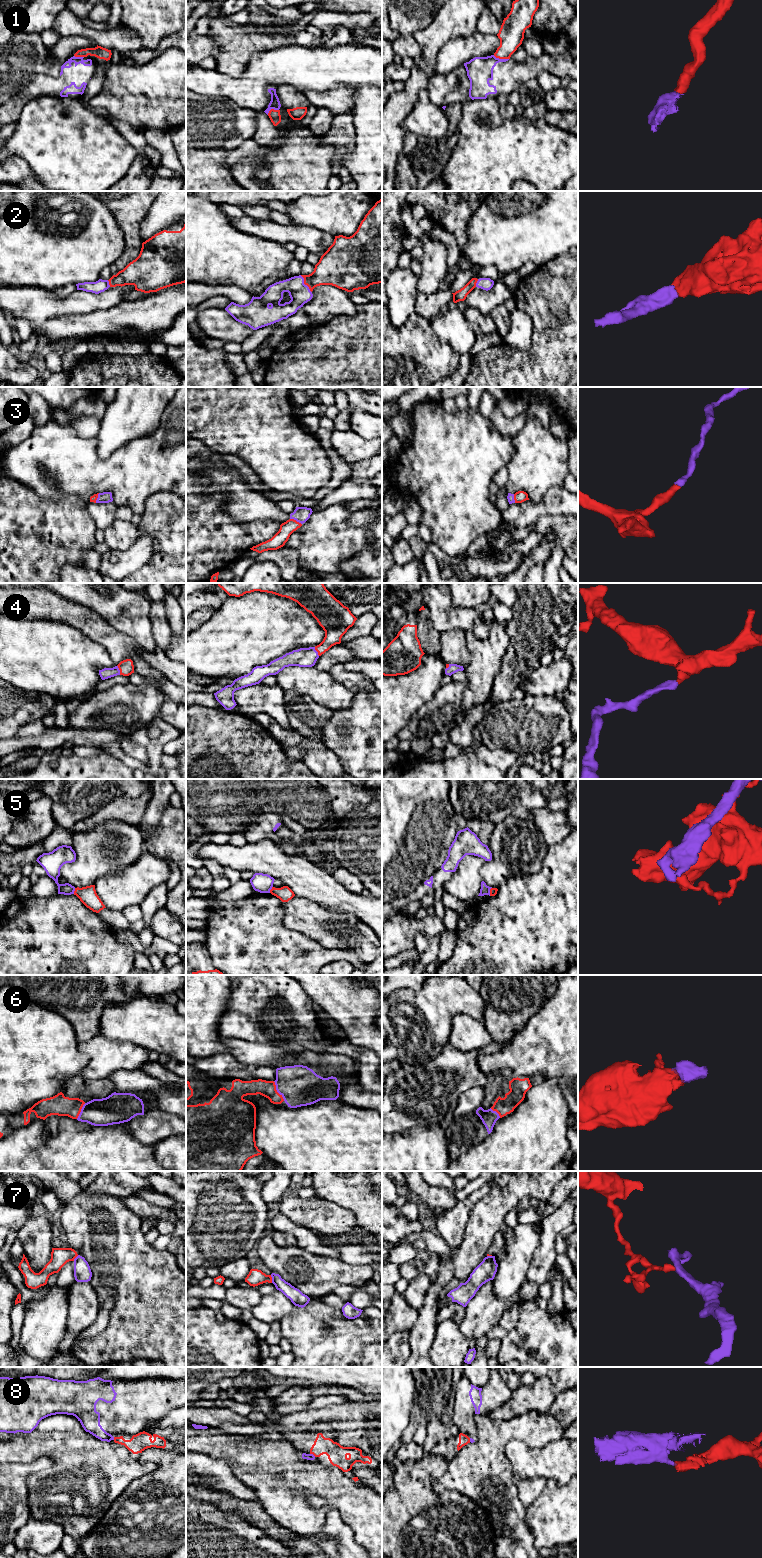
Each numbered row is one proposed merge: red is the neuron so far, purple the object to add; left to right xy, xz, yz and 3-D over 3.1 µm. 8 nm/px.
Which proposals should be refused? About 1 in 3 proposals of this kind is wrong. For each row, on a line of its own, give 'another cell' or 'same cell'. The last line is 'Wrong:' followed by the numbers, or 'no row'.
1: another cell
2: same cell
3: same cell
4: same cell
5: another cell
6: same cell
7: another cell
8: another cell
Wrong: 1, 5, 7, 8

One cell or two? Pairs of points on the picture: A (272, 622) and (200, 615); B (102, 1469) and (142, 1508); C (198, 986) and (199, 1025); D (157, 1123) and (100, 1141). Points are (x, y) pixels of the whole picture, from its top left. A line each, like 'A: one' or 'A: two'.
A: two
B: two
C: one
D: two

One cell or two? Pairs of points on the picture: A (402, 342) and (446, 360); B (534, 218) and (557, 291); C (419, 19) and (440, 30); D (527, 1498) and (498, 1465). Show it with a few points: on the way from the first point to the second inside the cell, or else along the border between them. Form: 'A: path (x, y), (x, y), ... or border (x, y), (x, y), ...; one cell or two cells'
A: path (413, 353), (420, 360), (435, 360); one cell
B: border (567, 251), (538, 267); two cells
C: border (440, 10), (426, 27), (414, 33), (418, 45); two cells
D: border (516, 1480), (517, 1496), (526, 1507); two cells

